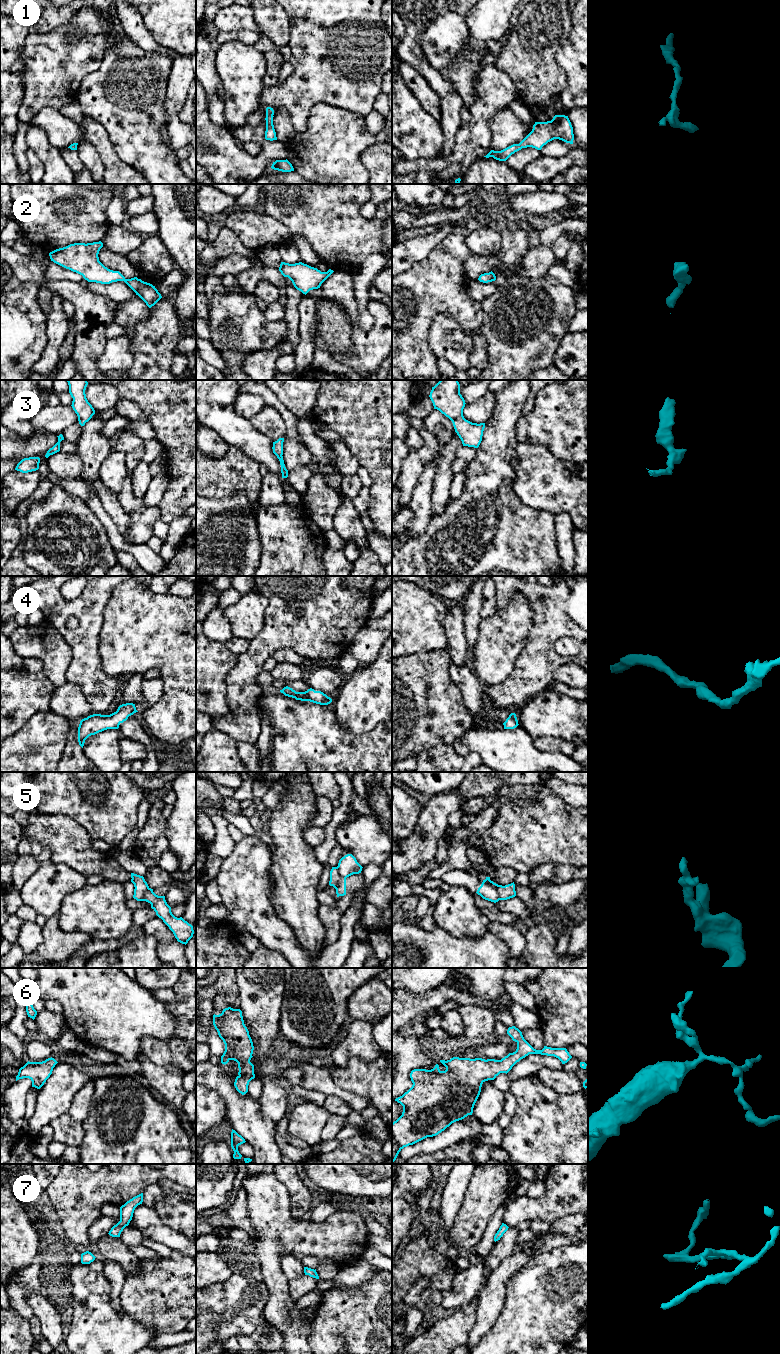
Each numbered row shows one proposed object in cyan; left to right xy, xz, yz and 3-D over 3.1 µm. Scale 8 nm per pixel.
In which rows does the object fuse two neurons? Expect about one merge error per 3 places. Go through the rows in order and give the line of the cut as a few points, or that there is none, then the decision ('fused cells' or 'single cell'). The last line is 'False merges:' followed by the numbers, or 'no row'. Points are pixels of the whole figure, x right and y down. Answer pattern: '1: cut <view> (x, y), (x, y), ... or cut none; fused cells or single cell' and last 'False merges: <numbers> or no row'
1: cut none; single cell
2: cut none; single cell
3: cut none; single cell
4: cut none; single cell
5: cut yz (485, 879), (495, 889), (499, 899); fused cells
6: cut none; single cell
7: cut none; single cell
False merges: 5

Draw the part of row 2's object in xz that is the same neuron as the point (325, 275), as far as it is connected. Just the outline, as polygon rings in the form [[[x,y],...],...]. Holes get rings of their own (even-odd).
[[[281,262],[279,271],[292,281],[297,290],[305,295],[310,290],[320,288],[321,284],[334,272],[331,269],[327,272],[321,272],[302,262],[295,264]]]

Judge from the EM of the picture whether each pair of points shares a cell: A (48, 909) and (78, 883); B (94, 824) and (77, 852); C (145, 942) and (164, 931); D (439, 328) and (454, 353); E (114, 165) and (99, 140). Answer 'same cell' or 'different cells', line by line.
A: same cell
B: different cells
C: different cells
D: same cell
E: same cell

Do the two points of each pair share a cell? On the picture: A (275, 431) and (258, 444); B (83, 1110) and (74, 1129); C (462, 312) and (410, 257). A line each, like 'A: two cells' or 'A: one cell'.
A: two cells
B: two cells
C: two cells

